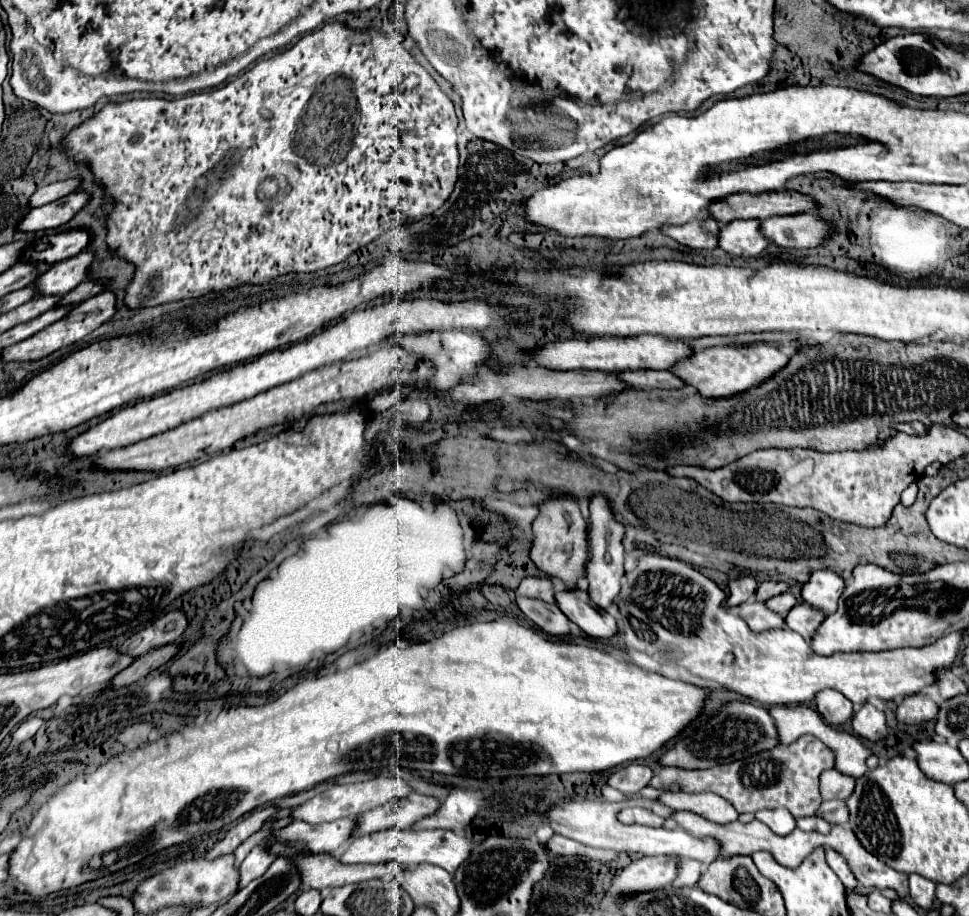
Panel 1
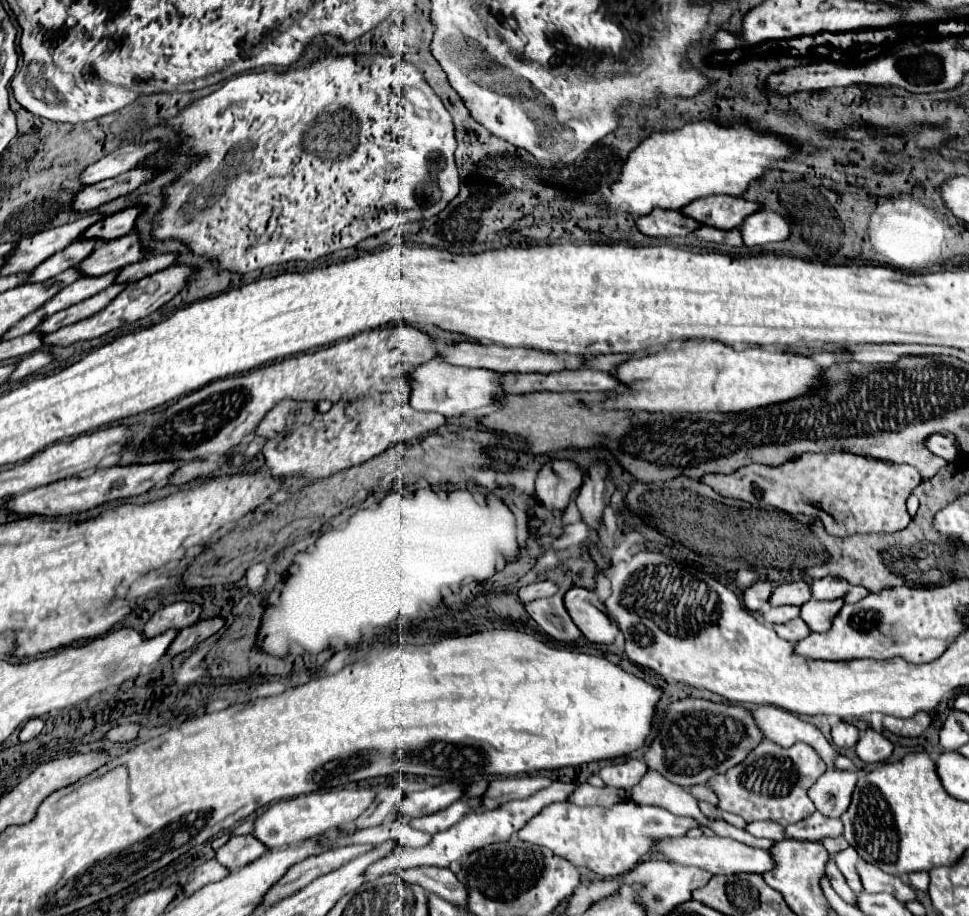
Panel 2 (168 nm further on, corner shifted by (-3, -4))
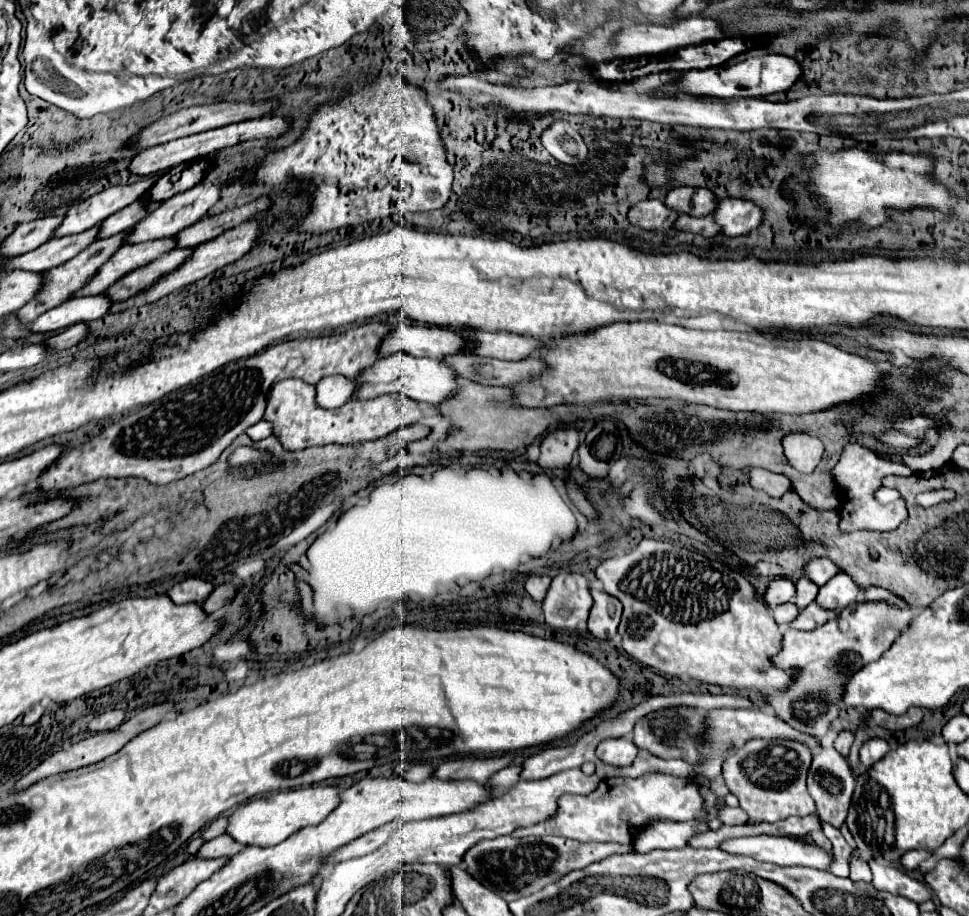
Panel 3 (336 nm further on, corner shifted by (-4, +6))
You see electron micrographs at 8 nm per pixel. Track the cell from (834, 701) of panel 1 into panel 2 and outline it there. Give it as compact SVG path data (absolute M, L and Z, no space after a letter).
M835 721L831 727L831 737L839 749L841 747L853 747L859 739L859 729L847 721Z

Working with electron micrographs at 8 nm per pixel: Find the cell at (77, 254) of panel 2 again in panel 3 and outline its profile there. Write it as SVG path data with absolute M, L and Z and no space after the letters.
M140 199L140 201L124 207L122 211L110 215L108 219L104 219L100 223L100 235L98 235L98 239L112 237L112 235L122 233L126 229L132 229L132 225L136 225L136 221L140 221L140 217L146 217L146 215L148 215L148 201Z

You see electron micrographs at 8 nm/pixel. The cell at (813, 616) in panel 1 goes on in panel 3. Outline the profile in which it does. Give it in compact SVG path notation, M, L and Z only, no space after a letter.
M838 571L836 577L832 577L832 581L828 581L826 585L820 587L816 603L824 609L836 609L836 607L844 609L856 601L858 591L860 589L852 581L852 577L846 575L844 571Z

